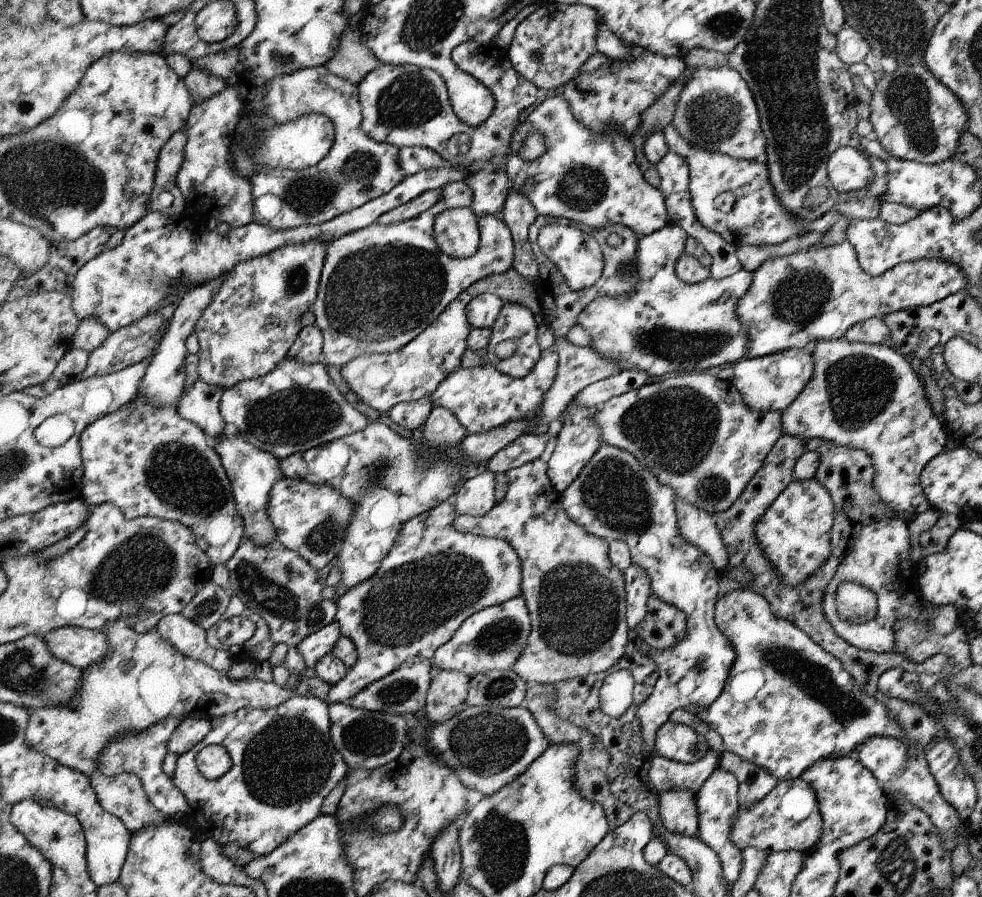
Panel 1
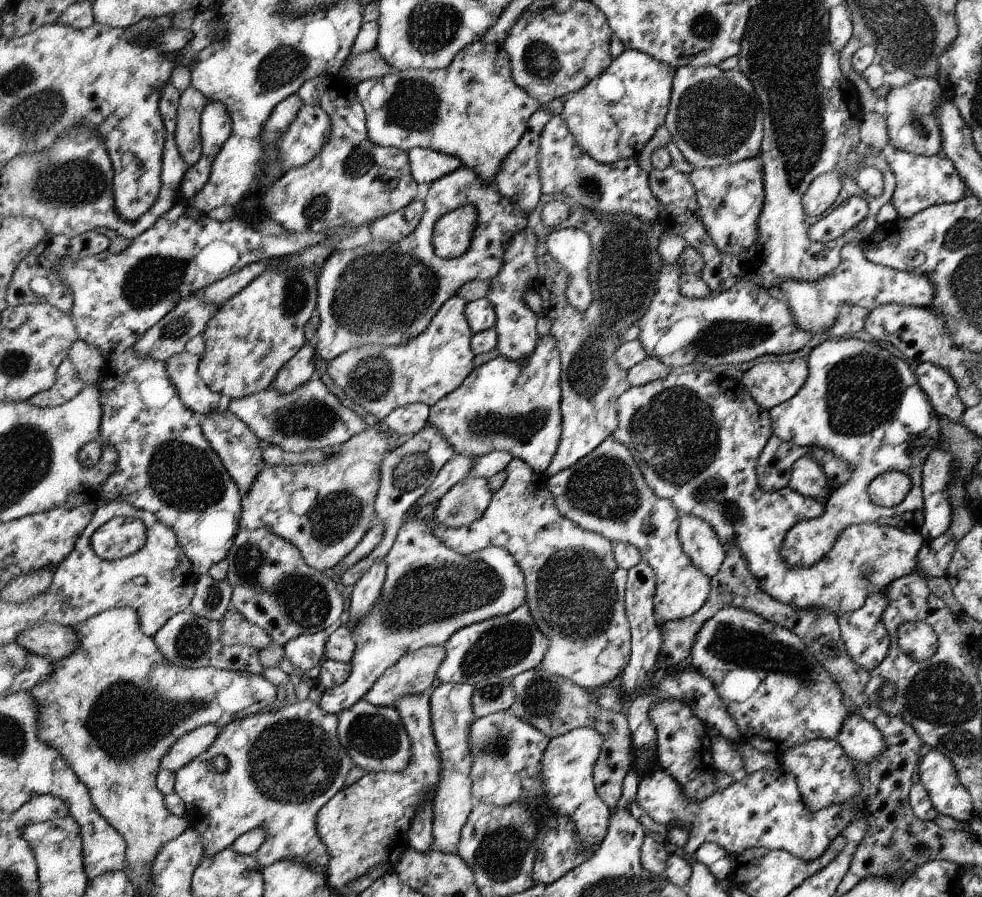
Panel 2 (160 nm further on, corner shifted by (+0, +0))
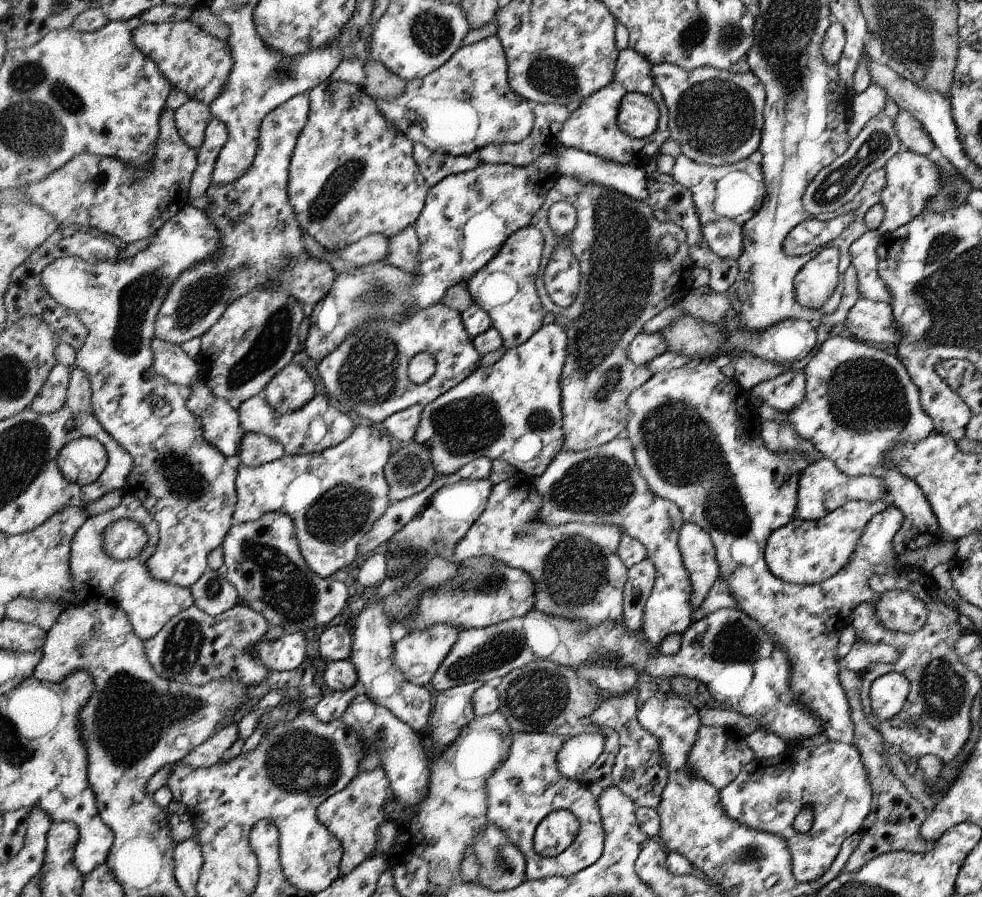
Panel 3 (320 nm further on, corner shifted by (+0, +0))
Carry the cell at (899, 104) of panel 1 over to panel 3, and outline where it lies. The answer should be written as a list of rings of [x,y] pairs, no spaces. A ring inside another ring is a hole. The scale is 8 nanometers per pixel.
[[[900,109],[894,126],[900,142],[903,142],[910,151],[927,155],[935,147],[930,133],[911,113]]]

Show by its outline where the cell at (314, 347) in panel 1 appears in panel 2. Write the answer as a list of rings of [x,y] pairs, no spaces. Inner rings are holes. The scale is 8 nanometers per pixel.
[[[314,341],[305,344],[304,348],[301,348],[279,371],[278,378],[275,379],[272,387],[279,393],[286,394],[306,384],[312,376],[316,375],[314,367],[316,356]]]

